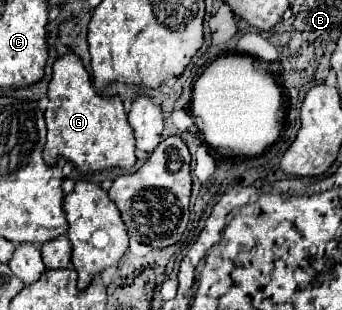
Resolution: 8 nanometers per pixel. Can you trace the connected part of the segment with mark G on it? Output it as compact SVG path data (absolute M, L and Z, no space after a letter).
M73 52L61 54L53 64L47 98L47 144L43 150L47 166L55 166L59 158L71 162L79 172L103 172L107 168L131 170L135 166L135 138L123 102L117 96L99 96L91 84L89 72Z

